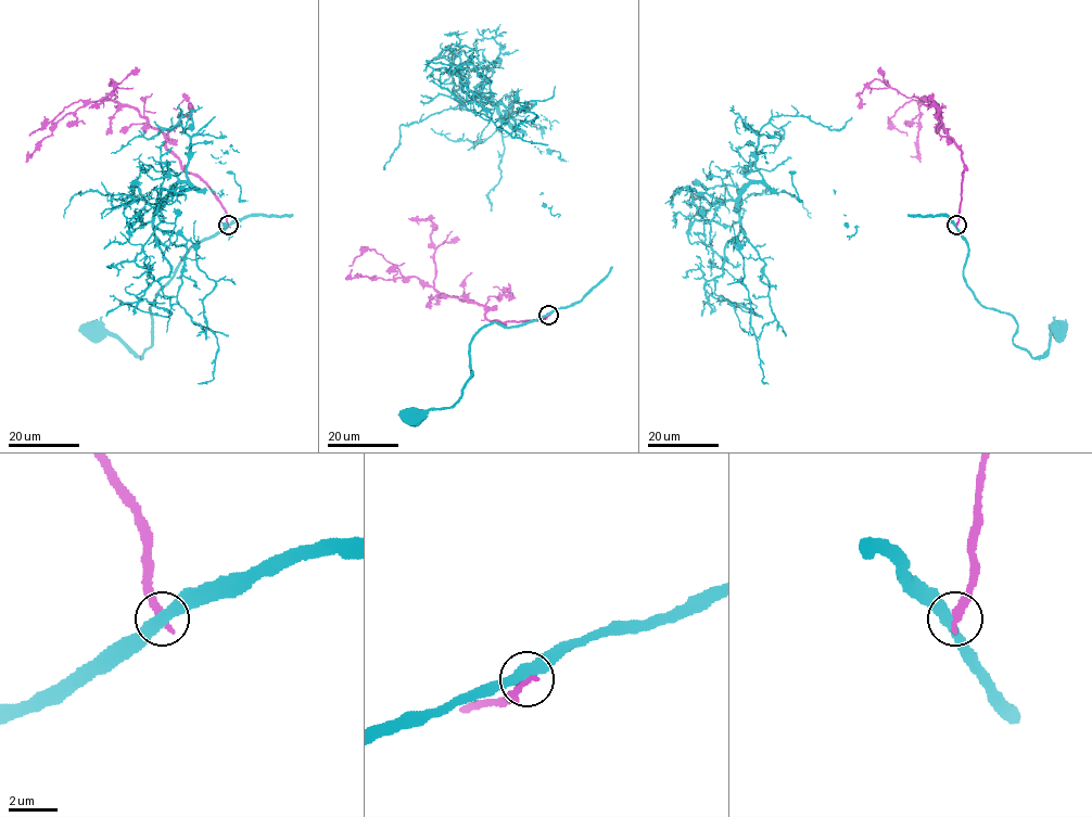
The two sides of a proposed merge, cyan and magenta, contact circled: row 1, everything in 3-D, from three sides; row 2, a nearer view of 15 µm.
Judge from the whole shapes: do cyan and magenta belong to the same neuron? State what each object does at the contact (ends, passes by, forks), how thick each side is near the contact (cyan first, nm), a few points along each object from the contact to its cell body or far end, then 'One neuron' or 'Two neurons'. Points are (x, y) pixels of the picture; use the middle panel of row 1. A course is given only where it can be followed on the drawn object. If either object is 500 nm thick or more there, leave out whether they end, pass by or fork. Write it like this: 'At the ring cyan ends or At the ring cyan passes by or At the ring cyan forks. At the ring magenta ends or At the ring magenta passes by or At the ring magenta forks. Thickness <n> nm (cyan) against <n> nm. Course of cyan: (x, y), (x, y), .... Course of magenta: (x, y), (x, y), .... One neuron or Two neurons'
At the ring cyan passes by. At the ring magenta ends. Thickness 440 nm (cyan) against 360 nm. Course of cyan: (548, 315), (512, 327), (485, 324), (470, 343), (471, 377), (461, 395), (452, 406), (414, 418). Course of magenta: (548, 315), (518, 321), (490, 320), (482, 305), (440, 295), (414, 277), (345, 279). Two neurons

